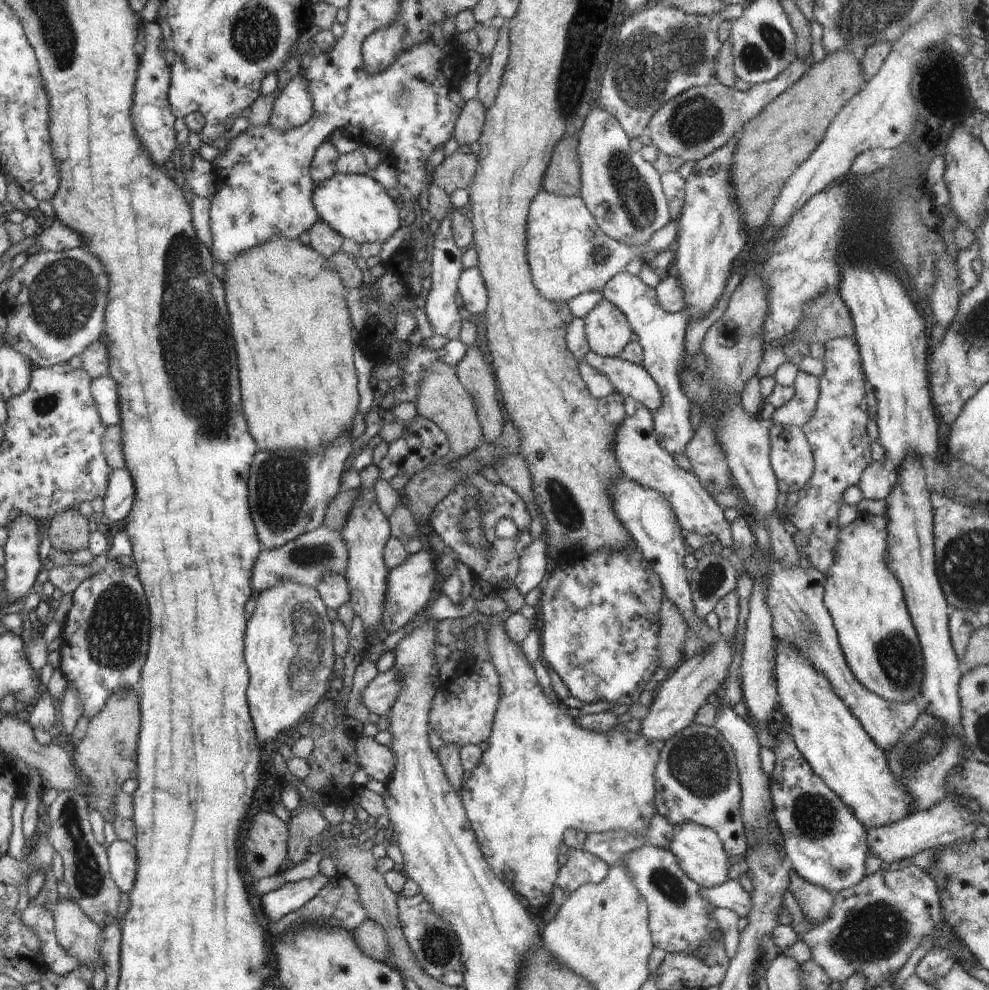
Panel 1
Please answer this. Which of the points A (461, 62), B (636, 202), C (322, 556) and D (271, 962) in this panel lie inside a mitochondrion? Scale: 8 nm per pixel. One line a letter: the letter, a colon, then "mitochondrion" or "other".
A: other
B: mitochondrion
C: mitochondrion
D: other

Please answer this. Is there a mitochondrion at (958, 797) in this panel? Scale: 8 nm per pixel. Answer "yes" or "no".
no

